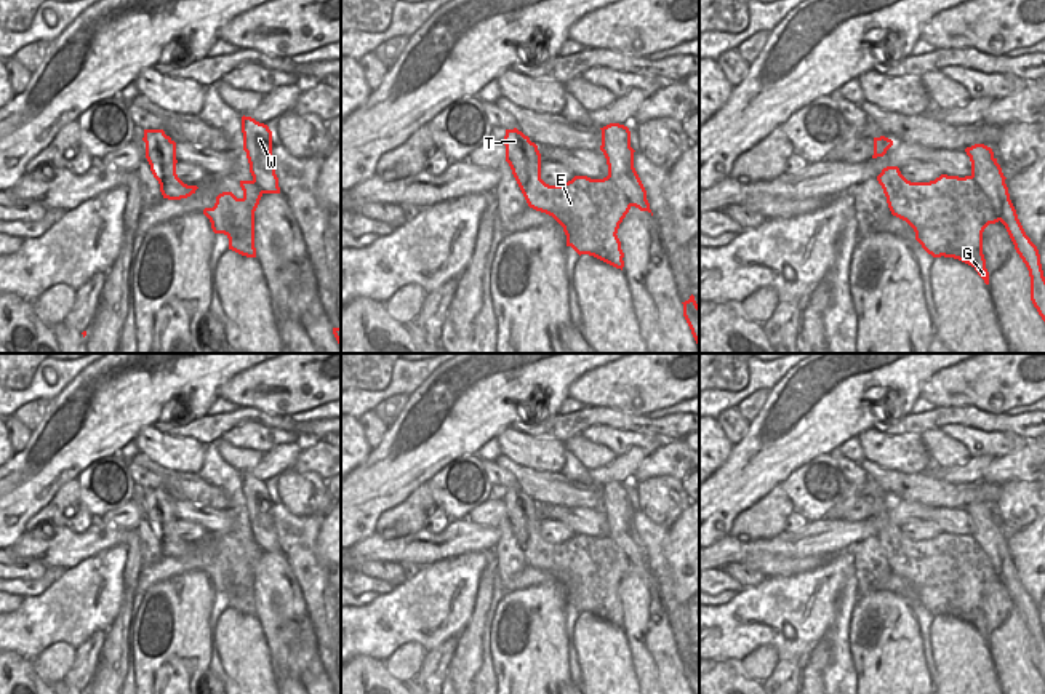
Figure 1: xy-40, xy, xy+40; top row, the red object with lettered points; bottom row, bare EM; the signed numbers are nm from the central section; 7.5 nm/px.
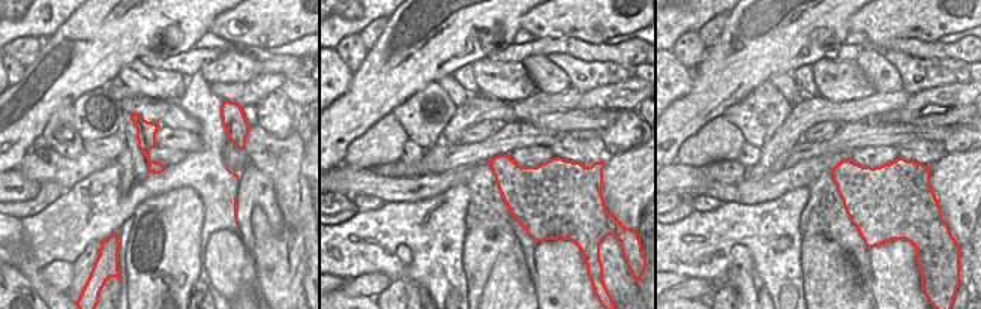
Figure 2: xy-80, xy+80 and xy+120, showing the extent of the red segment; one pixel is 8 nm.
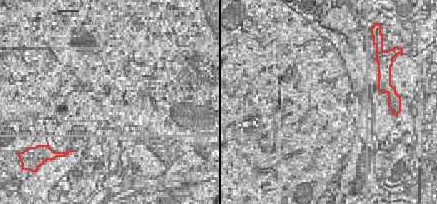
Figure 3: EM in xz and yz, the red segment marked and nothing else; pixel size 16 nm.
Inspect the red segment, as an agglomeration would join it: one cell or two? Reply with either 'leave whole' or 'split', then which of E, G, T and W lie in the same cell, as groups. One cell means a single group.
split | E G T / W

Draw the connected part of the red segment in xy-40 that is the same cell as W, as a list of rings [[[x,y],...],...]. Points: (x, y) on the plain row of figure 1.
[[[242,475],[243,509],[253,539],[262,552],[280,552],[278,536],[272,520],[272,489],[251,475]]]

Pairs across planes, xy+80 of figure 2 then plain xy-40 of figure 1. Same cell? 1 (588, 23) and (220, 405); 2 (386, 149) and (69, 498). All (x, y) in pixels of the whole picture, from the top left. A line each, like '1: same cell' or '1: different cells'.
1: different cells
2: same cell

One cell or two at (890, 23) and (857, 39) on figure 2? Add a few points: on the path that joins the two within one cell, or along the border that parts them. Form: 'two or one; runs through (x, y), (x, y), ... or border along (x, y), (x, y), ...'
two; border along (851, 30), (858, 30), (869, 41)

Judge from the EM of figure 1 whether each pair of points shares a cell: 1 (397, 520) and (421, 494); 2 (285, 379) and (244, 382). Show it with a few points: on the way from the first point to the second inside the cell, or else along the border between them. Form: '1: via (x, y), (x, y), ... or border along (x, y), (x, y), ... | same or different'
1: via (404, 514), (416, 501) | same
2: via (276, 379), (253, 382) | same

